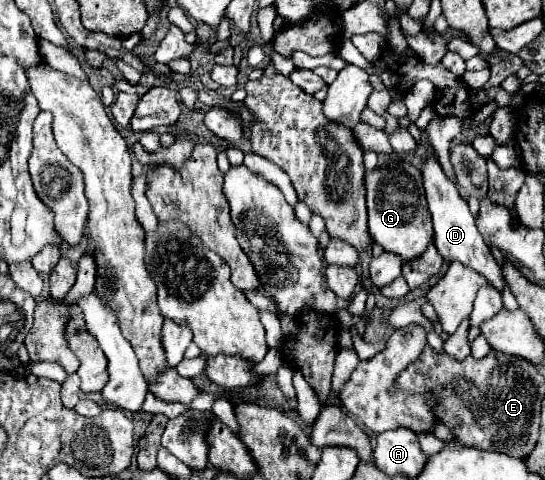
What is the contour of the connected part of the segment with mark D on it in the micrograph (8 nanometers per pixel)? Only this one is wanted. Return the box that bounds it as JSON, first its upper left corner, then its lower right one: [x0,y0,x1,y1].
[423,151,503,291]

